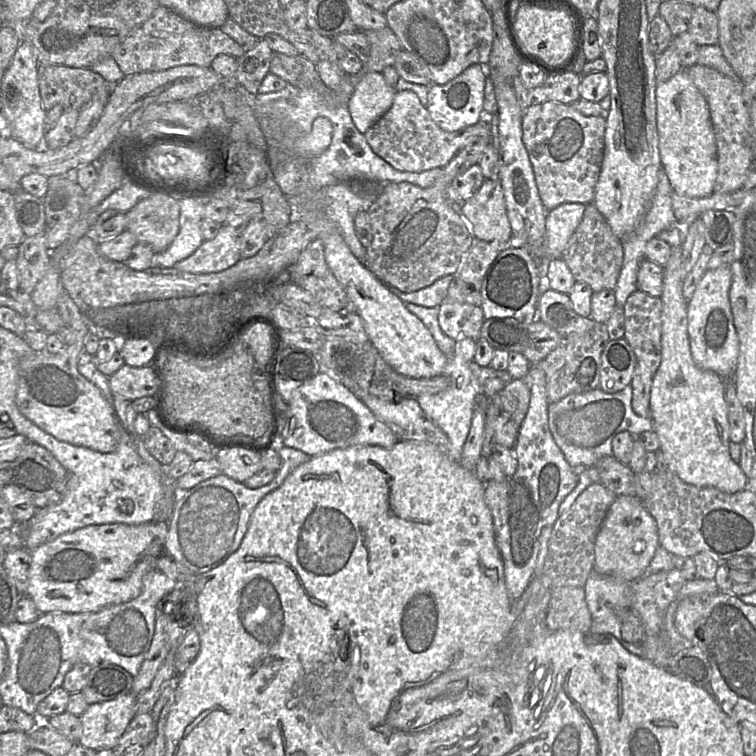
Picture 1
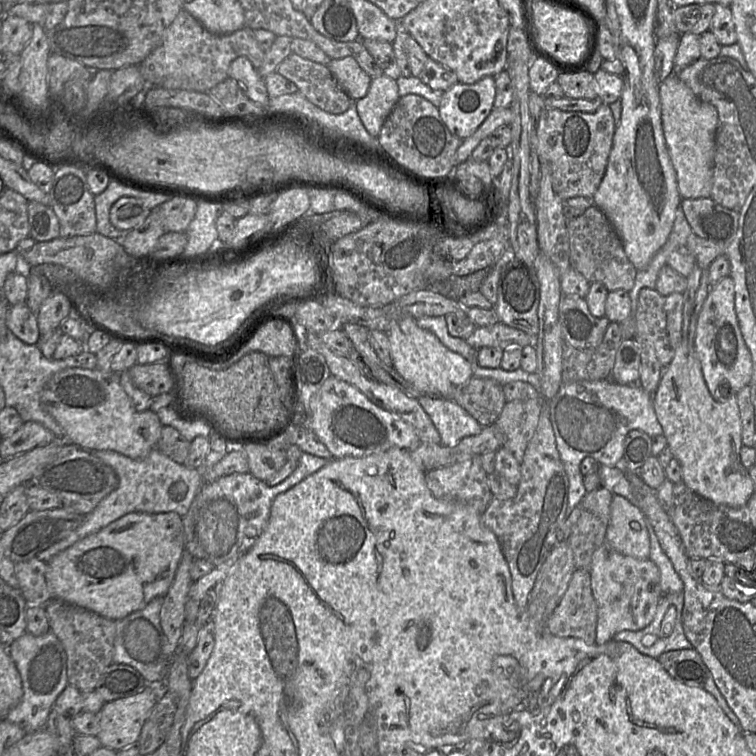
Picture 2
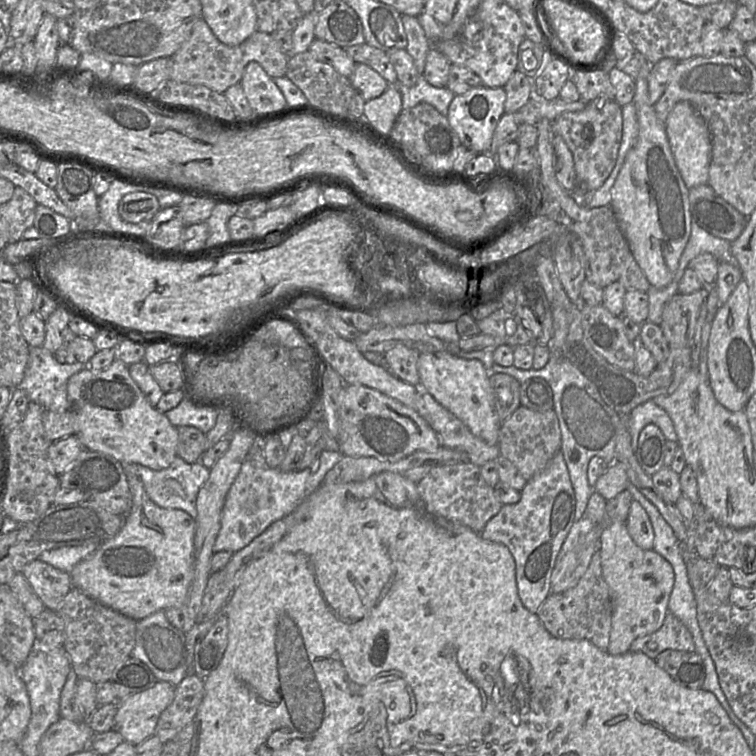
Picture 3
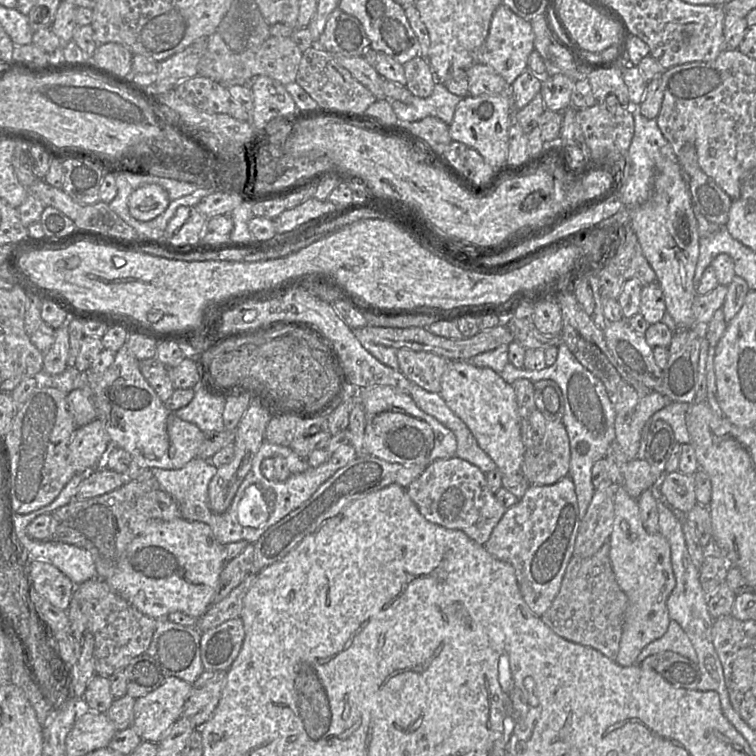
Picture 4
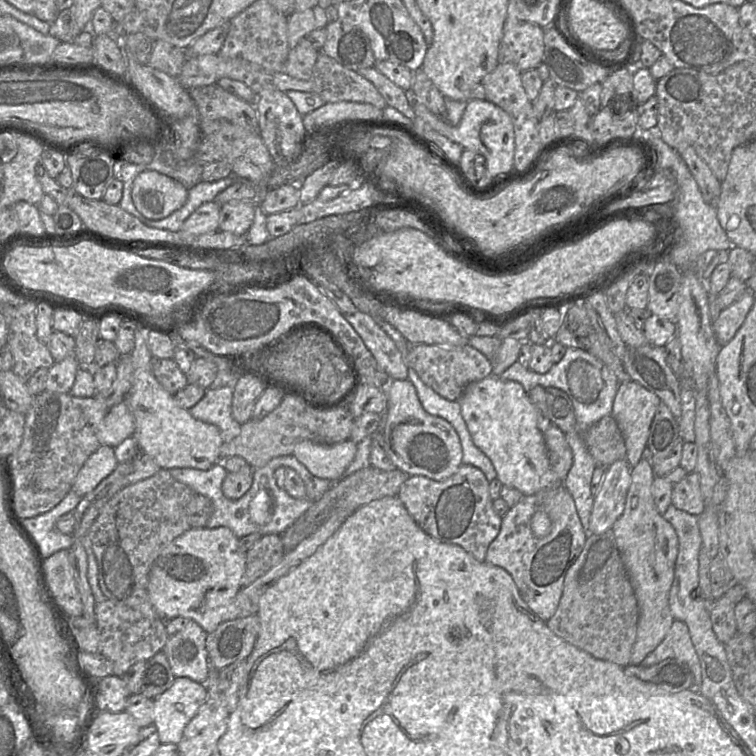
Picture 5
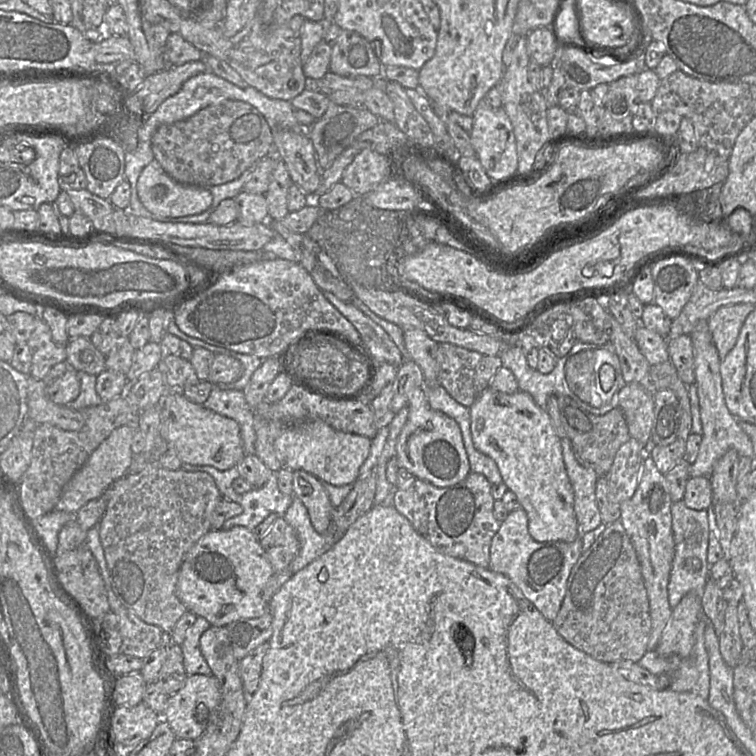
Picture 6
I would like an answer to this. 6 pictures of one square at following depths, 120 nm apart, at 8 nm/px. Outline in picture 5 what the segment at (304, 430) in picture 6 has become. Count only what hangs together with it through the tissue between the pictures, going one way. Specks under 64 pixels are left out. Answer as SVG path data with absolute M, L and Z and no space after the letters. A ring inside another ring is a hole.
M350 439L334 444L303 440L294 446L292 455L314 476L336 482L345 475L356 450Z

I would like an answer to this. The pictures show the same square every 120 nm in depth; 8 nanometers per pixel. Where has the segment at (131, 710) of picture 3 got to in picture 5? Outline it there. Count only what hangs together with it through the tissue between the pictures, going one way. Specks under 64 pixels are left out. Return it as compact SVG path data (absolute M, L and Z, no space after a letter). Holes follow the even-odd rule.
M175 677L169 689L153 699L154 719L161 744L178 744L183 730L207 698L206 686L189 678Z

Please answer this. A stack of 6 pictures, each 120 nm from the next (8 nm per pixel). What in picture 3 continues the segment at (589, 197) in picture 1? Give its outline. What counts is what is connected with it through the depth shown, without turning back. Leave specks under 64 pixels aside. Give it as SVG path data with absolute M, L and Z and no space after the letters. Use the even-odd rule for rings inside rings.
M591 101L578 112L565 112L551 121L555 135L562 137L570 150L576 174L576 189L593 193L612 172L623 132L622 107L615 101Z

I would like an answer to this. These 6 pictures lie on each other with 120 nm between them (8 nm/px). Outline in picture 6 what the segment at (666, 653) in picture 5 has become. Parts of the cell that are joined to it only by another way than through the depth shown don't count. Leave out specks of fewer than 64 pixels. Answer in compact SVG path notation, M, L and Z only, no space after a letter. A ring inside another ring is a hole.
M655 650L647 651L645 655L638 661L638 664L654 675L667 675L671 680L670 690L675 692L690 692L700 696L703 699L708 699L710 688L710 674L708 666L708 654L703 652L703 657L693 657L693 652L690 657L682 658L679 656L662 657Z

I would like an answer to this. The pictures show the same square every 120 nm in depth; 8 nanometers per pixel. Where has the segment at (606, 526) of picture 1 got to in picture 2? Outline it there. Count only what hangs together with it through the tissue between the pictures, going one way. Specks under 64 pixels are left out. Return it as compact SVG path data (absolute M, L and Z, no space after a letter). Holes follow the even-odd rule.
M613 494L610 503L610 520L605 545L626 556L647 559L650 554L650 536L646 517L631 501Z

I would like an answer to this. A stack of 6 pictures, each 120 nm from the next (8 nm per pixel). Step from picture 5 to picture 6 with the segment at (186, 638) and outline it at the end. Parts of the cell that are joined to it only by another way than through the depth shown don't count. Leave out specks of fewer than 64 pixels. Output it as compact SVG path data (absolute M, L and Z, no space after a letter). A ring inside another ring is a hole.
M197 617L180 645L184 668L188 676L194 674L213 675L200 650L200 638L210 627L211 624L205 618Z

